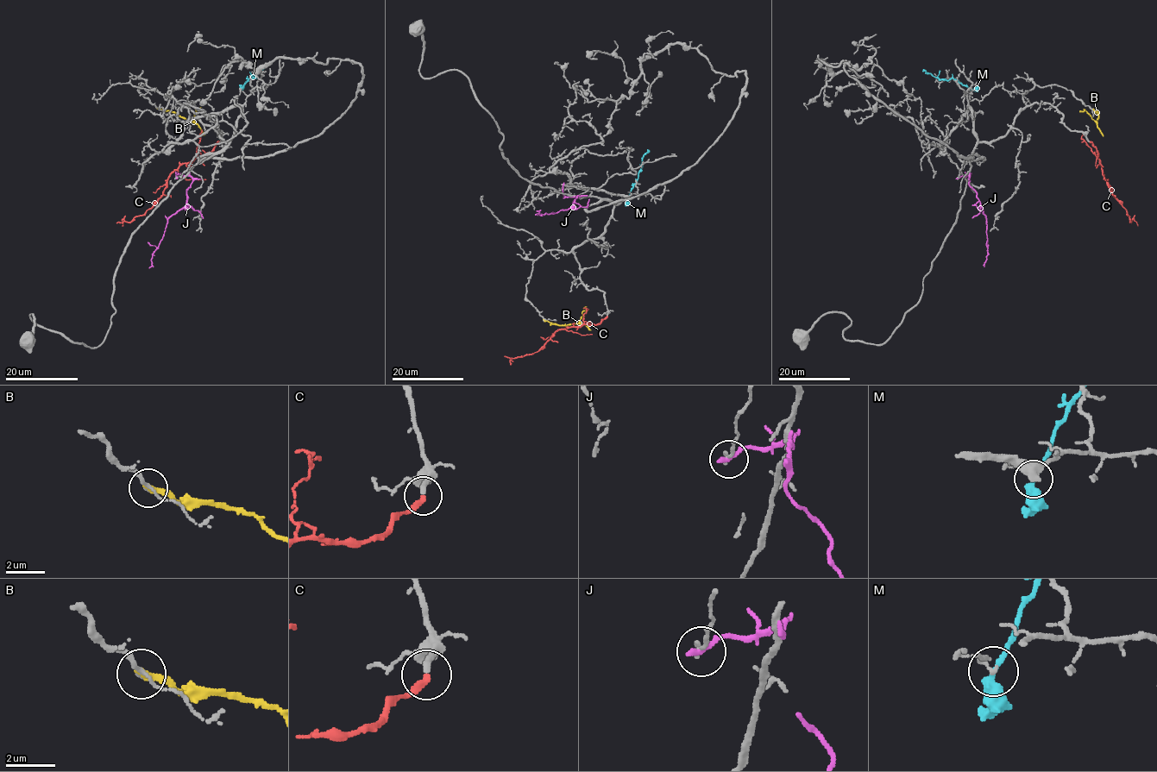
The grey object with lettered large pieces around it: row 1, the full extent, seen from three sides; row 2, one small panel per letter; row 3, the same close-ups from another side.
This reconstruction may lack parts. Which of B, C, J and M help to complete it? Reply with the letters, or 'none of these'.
C

